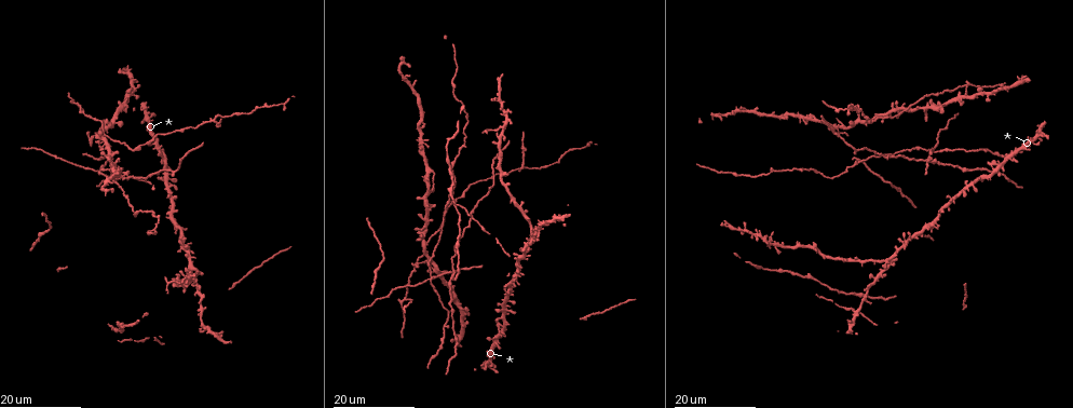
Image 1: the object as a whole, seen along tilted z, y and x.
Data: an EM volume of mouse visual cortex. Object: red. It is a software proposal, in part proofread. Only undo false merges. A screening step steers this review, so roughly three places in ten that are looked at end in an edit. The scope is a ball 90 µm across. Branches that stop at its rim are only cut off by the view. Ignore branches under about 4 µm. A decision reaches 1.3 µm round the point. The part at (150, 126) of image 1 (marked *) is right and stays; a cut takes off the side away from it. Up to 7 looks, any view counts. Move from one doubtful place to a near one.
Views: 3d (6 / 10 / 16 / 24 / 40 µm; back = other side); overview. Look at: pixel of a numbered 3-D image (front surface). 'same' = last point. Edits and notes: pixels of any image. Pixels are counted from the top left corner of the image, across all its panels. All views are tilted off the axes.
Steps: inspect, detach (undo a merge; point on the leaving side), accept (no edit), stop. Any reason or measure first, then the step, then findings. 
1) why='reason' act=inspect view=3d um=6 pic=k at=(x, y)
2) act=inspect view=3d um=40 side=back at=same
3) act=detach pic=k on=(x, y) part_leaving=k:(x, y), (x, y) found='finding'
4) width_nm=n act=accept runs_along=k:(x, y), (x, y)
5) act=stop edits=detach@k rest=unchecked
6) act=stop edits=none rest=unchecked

why='four-way junction' act=inspect view=3d um=24 pic=1 at=(924, 106)

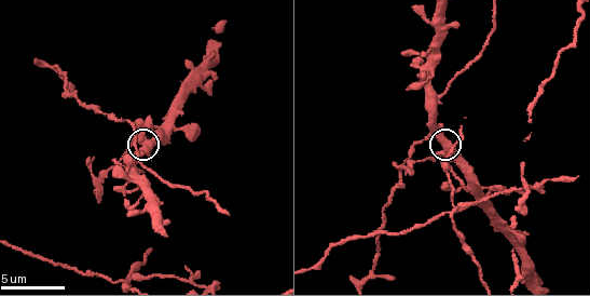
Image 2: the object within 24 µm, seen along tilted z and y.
why='zoom in' act=inspect view=3d um=6 pic=2 at=(448, 148)

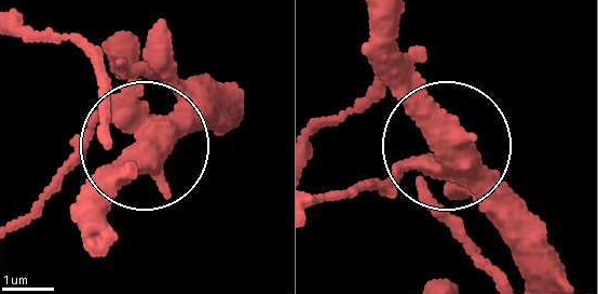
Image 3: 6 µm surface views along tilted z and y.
act=detach pic=3 on=(70, 156) part_leaving=3:(446, 170), (323, 199) found='two neurons meet here'

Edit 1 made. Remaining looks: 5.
act=inspect view=3d um=24 pic=1 at=(429, 171)

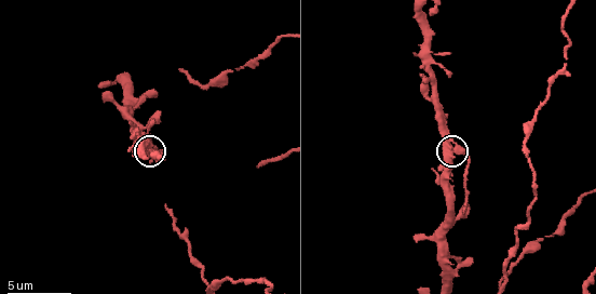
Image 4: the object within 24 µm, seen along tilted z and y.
why='zoom in' act=inspect view=3d um=6 pic=4 at=(458, 149)

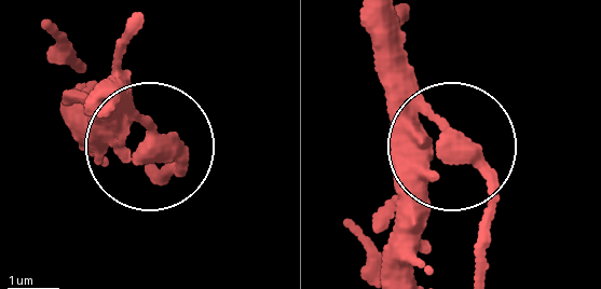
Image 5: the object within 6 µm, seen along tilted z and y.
act=detach pic=5 on=(169, 151) part_leaving=5:(432, 120), (487, 192), (478, 273) found='two neurons meet here'

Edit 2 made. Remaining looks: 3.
why='branch point' act=inspect view=3d um=24 pic=1 at=(500, 125)

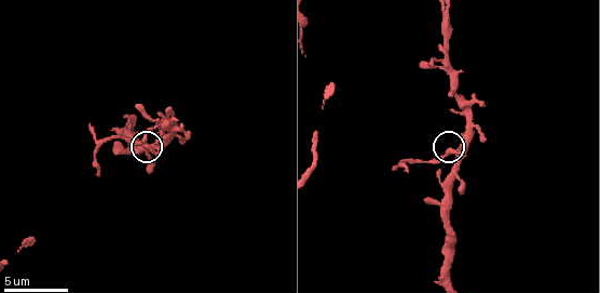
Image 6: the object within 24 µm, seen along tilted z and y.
why='zoom in' act=inspect view=3d um=10 pic=6 at=(149, 149)

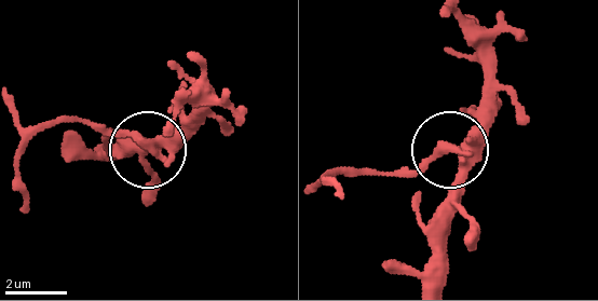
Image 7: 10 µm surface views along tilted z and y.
arms=3 act=detach pic=7 on=(110, 134) found='two neurons meet here'

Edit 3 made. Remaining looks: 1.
act=stop edits=detach@3,detach@5,detach@7 rest=unchecked

